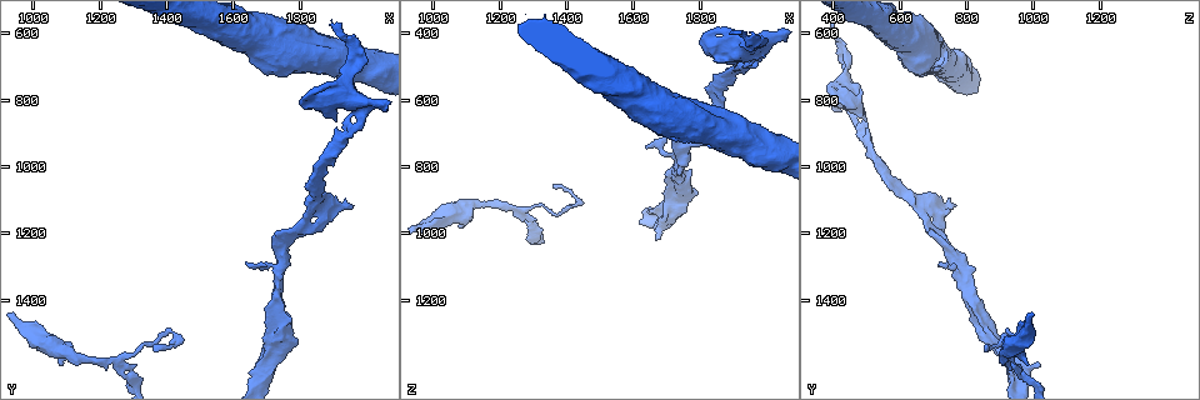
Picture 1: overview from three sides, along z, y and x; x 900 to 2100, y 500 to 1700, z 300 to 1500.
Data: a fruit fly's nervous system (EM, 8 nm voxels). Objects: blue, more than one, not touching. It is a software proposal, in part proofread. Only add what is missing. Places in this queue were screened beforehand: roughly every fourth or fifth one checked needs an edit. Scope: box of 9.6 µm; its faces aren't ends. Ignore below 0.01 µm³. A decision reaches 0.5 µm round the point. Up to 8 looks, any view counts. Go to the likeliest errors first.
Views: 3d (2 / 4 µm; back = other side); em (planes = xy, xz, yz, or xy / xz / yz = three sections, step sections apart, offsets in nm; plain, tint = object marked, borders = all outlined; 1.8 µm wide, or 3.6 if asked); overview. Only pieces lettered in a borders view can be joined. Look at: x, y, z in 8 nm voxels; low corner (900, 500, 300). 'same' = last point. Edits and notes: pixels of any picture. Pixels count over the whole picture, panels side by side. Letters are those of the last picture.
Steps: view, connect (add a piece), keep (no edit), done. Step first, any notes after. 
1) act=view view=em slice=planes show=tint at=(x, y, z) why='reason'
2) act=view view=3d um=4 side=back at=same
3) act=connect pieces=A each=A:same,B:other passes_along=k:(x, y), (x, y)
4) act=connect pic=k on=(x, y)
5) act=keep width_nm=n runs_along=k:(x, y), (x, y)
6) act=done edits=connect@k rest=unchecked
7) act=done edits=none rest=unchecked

act=view view=em slice=planes show=borders at=(1810, 1170, 680) why='arms part here'

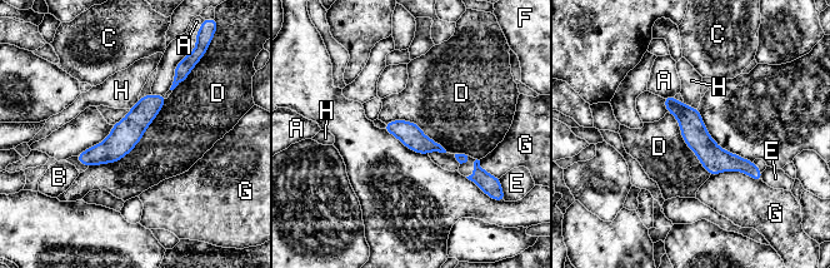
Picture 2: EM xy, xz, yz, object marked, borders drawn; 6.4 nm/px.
act=keep width_nm=150 each=A:other,B:other,C:other,D:other,E:other,F:other,G:other,H:other border=2:(166, 99), (126, 154), (89, 167) found='none of them fits'

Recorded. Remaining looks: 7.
act=view view=em slice=planes show=borders at=(1360, 1540, 860) why='branch stops here'

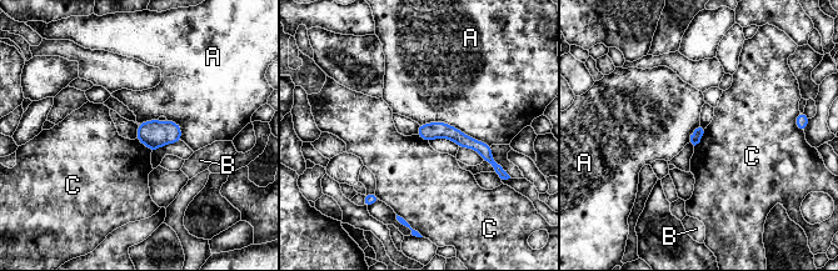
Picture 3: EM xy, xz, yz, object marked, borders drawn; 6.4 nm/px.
act=keep width_nm=80 each=A:other,B:other,C:other border=3:(707, 128), (702, 139), (694, 146) found='no lettered piece goes on from it'

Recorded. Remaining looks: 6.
act=view view=3d um=4 at=(1090, 1550, 930) why='sudden change in width'

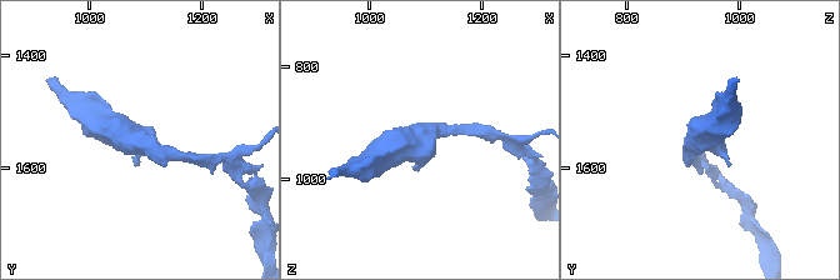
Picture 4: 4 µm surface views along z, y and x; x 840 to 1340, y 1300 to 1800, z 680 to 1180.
act=view view=em um=3.6 slice=xy step=16 show=tint at=(1095, 1550, 925) why='need the tissue'

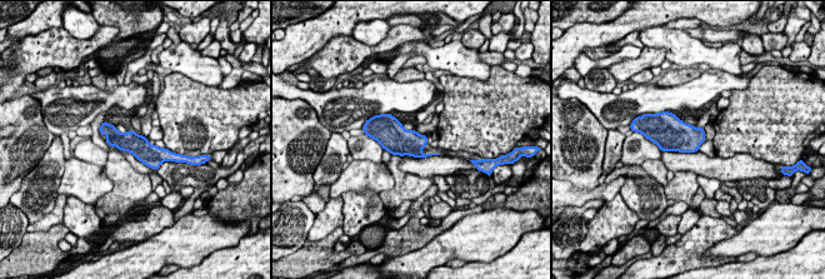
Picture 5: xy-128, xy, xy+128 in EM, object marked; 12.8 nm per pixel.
act=view view=em um=3.6 slice=planes show=borders at=same why='another direction'

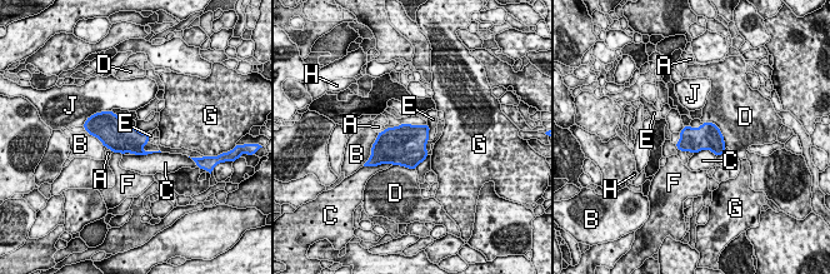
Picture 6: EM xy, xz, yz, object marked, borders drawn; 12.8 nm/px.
act=keep each=A:other,B:other,C:other,D:other,E:other,F:other,G:other,H:other,J:other border=6:(160, 152), (135, 155) found='no lettered piece goes on from it'

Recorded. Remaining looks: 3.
act=done edits=none rest=unchecked

